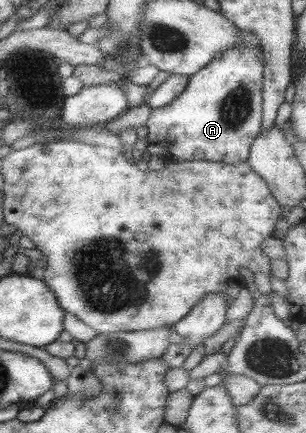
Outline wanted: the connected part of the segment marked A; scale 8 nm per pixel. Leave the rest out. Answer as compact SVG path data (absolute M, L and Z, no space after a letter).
M239 29L238 41L218 52L214 59L189 77L184 91L173 102L151 109L147 128L148 142L169 150L169 157L177 162L219 162L243 164L249 150L263 127L262 82L264 55L260 40L251 32Z

